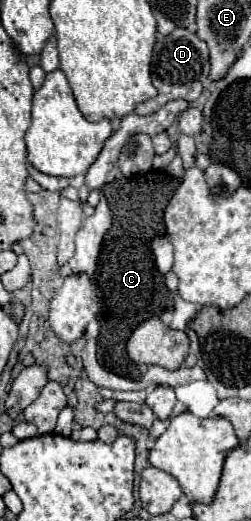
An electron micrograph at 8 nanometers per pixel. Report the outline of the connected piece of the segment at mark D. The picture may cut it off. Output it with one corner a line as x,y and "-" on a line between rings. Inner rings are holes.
183,27
175,29
171,35
161,37
155,43
155,51
153,51
151,79
153,79
153,85
157,87
159,95
155,99
147,99
147,101
139,103
135,113
137,115
151,115
171,99
185,99
189,103
195,101
203,91
203,83
205,83
207,75
209,75
209,49
207,49
207,43
201,41
195,33
191,33

